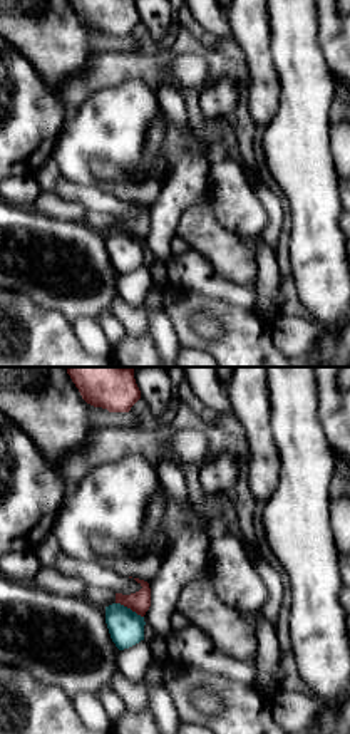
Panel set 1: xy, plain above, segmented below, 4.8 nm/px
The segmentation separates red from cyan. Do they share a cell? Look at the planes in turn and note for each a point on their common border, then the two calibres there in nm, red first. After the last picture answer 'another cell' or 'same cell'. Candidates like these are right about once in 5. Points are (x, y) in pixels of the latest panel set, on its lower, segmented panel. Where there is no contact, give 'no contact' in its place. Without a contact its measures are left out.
contact (129, 607); calibres 110 and 170 nm

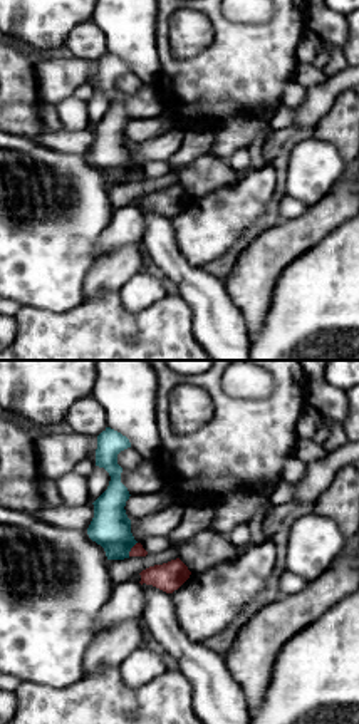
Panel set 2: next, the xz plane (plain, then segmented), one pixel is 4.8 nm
contact (131, 548); calibres 60 and 190 nm

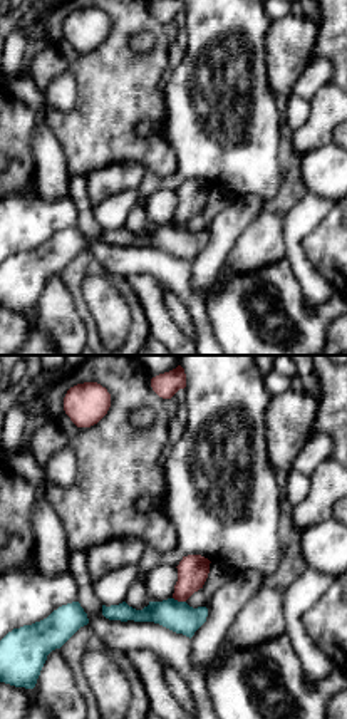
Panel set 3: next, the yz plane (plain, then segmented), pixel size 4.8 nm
contact (180, 600); calibres 150 and 150 nm

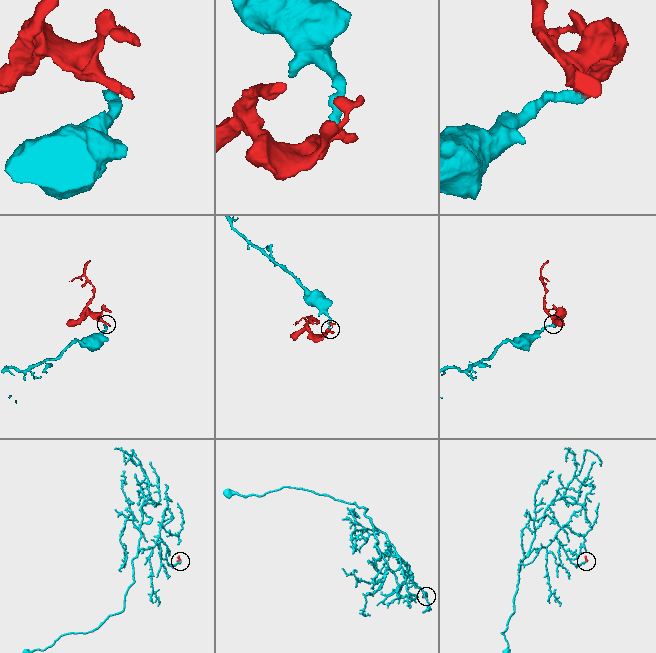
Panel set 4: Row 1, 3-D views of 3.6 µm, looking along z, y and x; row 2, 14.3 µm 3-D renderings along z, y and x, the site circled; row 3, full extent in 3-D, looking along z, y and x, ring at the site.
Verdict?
another cell

